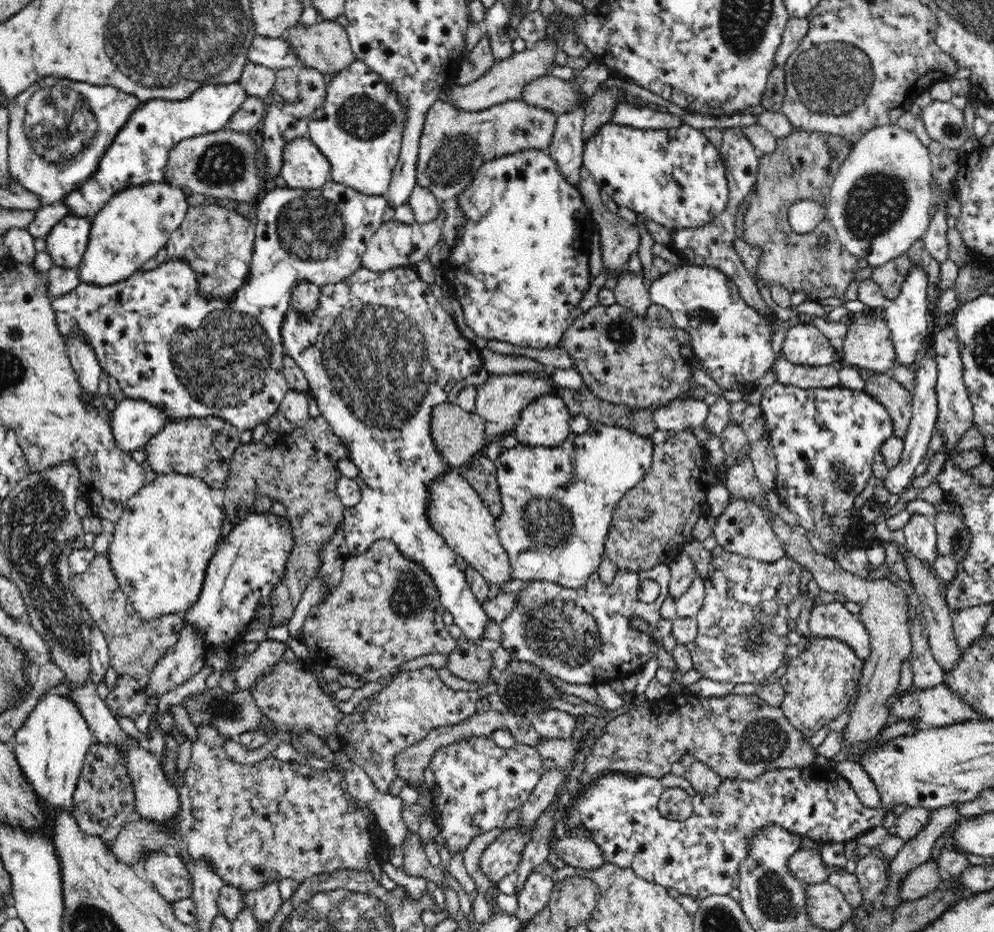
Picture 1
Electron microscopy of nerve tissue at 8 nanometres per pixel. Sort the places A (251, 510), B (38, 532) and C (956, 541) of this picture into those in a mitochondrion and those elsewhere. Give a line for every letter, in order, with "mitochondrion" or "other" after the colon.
A: other
B: mitochondrion
C: mitochondrion

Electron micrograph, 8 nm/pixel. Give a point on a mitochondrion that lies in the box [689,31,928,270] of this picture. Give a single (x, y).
(836, 78)

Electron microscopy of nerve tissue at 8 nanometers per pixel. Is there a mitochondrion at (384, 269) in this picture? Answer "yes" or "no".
no

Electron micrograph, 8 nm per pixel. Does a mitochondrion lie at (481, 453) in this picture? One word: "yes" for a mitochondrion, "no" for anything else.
no

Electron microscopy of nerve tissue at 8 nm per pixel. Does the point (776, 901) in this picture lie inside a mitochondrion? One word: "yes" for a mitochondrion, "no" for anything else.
yes

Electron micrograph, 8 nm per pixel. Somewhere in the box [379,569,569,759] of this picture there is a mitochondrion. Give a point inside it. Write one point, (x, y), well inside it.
(523, 692)

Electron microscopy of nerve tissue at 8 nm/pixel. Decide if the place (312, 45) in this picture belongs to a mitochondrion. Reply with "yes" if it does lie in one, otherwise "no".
no

